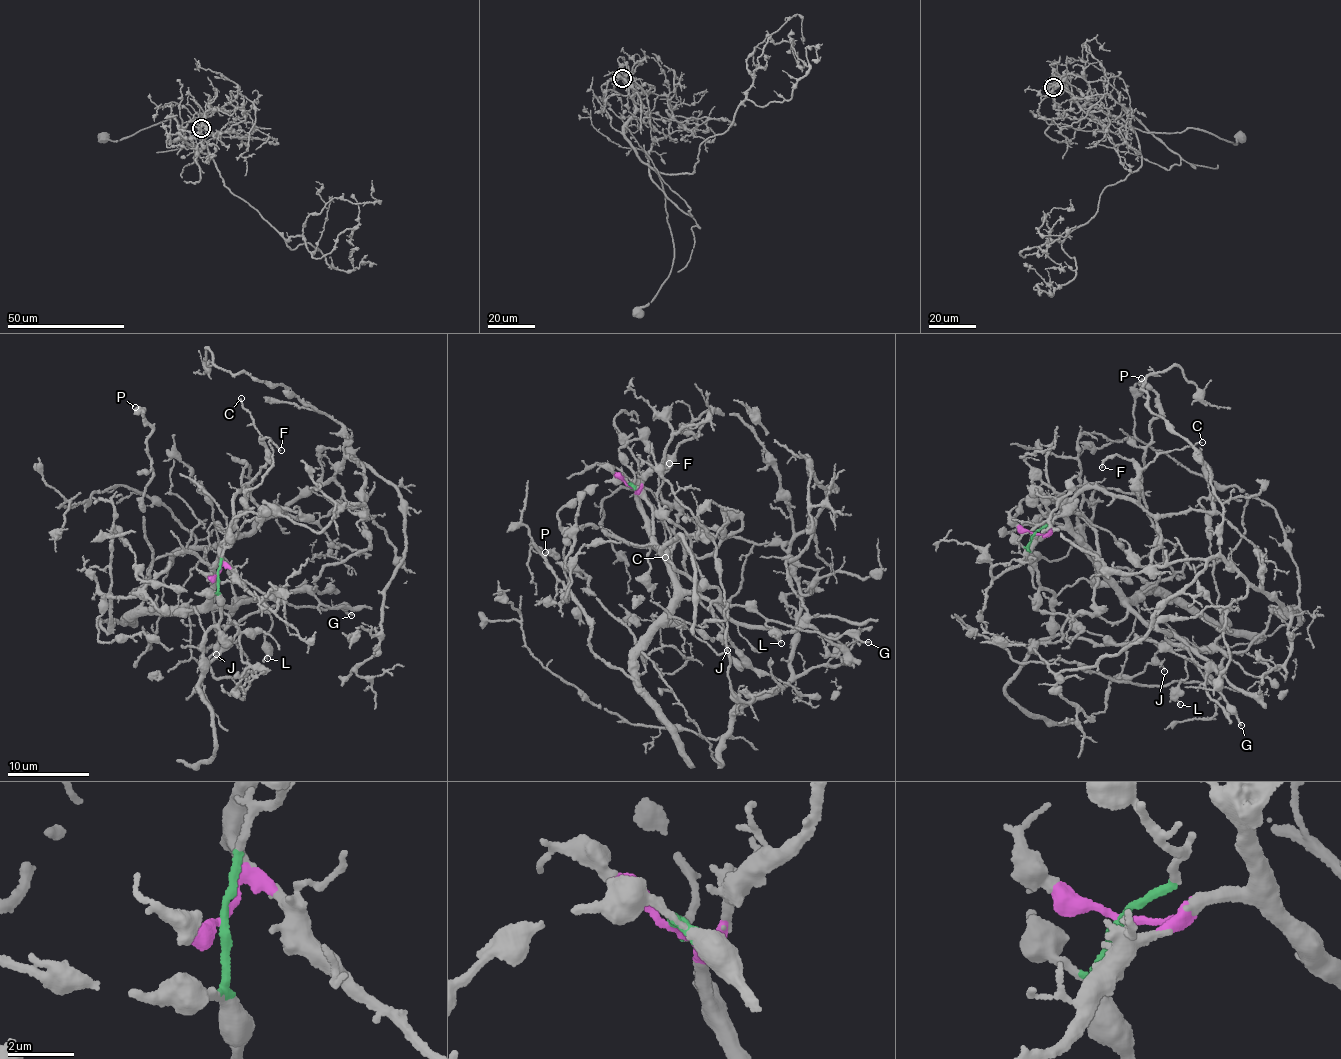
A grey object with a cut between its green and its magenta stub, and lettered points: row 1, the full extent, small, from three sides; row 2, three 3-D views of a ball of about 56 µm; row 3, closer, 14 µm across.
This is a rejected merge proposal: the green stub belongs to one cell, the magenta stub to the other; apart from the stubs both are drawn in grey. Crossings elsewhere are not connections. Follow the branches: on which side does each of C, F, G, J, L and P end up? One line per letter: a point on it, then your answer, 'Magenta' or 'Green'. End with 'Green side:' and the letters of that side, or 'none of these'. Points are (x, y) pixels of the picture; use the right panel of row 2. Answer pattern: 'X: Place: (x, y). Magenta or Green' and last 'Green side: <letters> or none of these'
C: Place: (1202, 442). Magenta
F: Place: (1102, 467). Magenta
G: Place: (1241, 725). Green
J: Place: (1164, 671). Green
L: Place: (1180, 704). Green
P: Place: (1141, 378). Magenta
Green side: G, J, L

